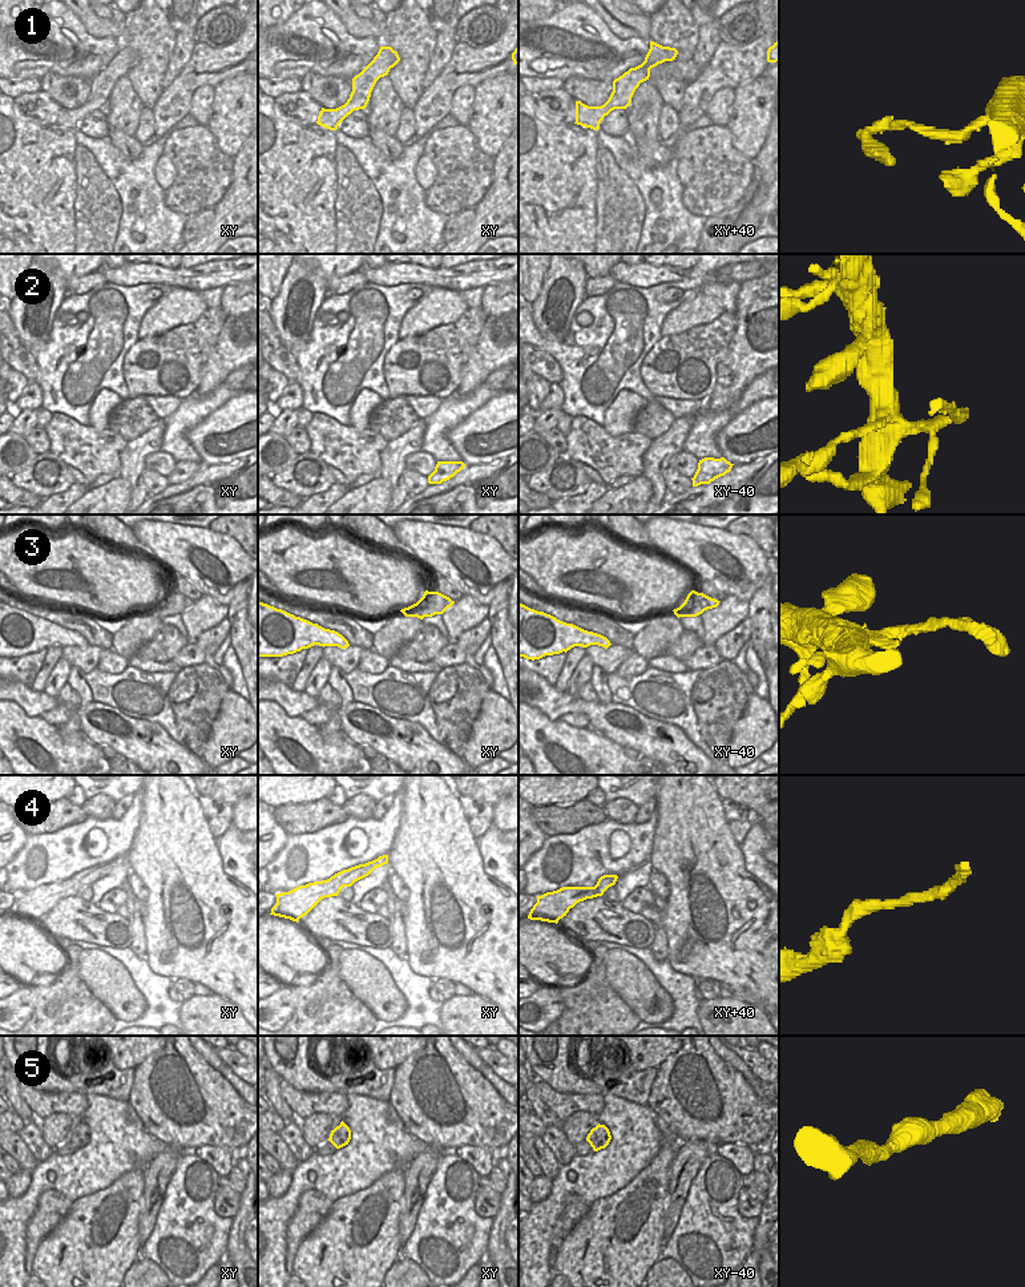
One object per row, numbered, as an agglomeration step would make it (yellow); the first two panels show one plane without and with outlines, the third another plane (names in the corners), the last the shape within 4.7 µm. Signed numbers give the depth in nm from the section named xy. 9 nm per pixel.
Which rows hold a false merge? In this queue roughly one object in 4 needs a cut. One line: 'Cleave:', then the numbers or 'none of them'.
Cleave: 2, 3

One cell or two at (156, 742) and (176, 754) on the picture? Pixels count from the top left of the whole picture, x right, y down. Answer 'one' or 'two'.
one

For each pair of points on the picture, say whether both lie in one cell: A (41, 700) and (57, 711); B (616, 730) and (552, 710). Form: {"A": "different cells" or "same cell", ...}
{"A": "different cells", "B": "same cell"}

